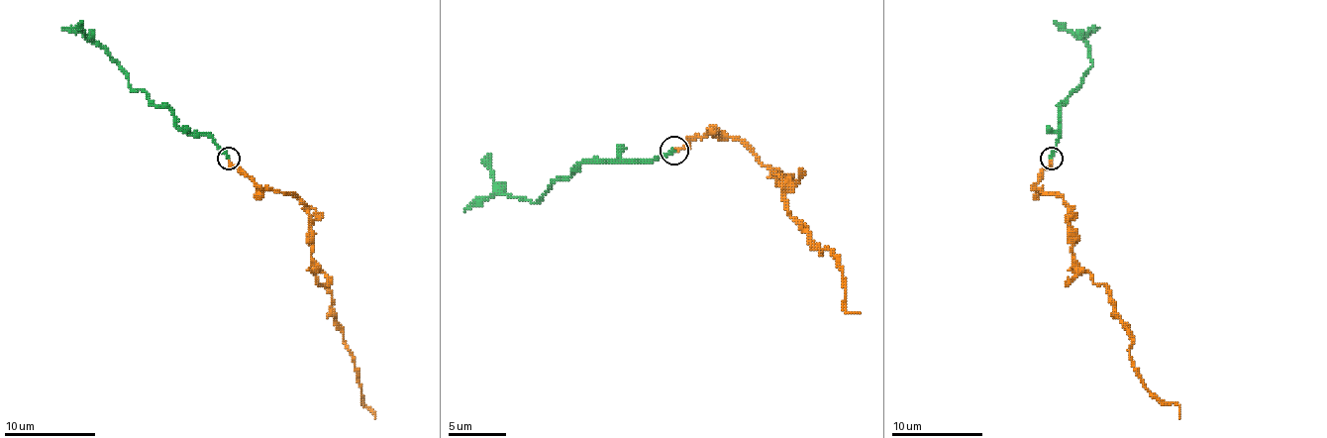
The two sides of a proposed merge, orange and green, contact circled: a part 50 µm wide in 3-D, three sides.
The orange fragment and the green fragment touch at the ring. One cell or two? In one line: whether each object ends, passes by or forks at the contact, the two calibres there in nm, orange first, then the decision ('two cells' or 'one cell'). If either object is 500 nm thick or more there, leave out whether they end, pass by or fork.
orange ends there; green ends there; 260 nm thick on the orange side, 220 nm on the other; one cell

